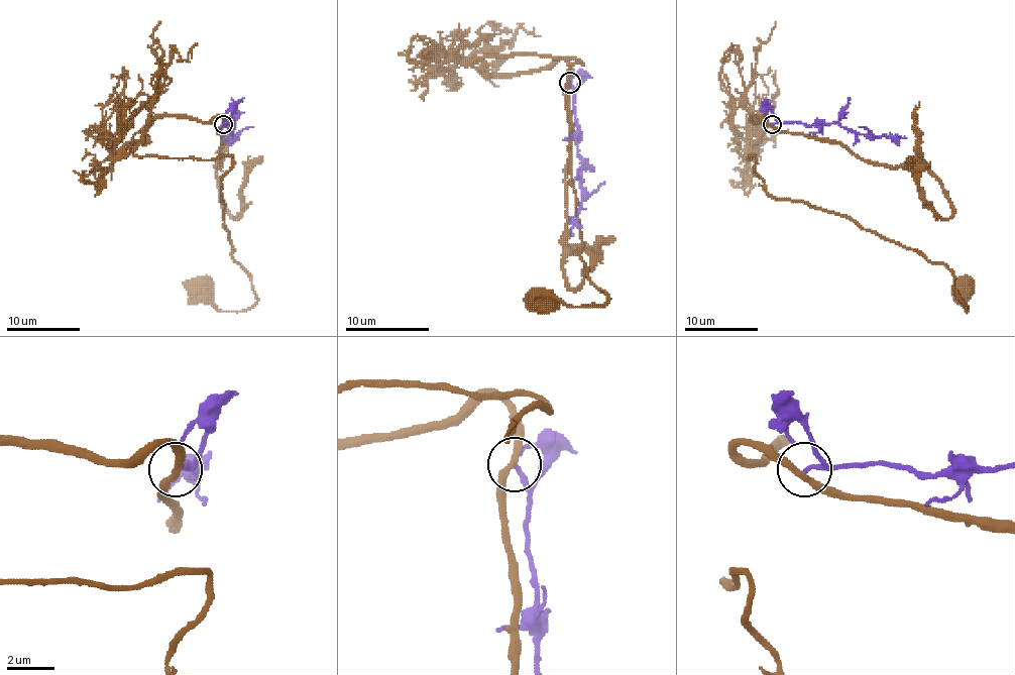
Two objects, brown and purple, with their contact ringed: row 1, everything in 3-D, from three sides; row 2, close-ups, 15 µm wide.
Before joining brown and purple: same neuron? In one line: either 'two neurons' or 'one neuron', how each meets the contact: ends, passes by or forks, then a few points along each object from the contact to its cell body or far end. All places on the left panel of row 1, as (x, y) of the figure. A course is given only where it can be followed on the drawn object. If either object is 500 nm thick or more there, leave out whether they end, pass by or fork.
two neurons; brown passes by; purple ends; course brown (222, 125), (156, 116), (133, 152), (231, 156), (222, 211), (257, 300), (220, 311), (197, 291); course purple (222, 123), (228, 121), (233, 125), (233, 136), (226, 138)

